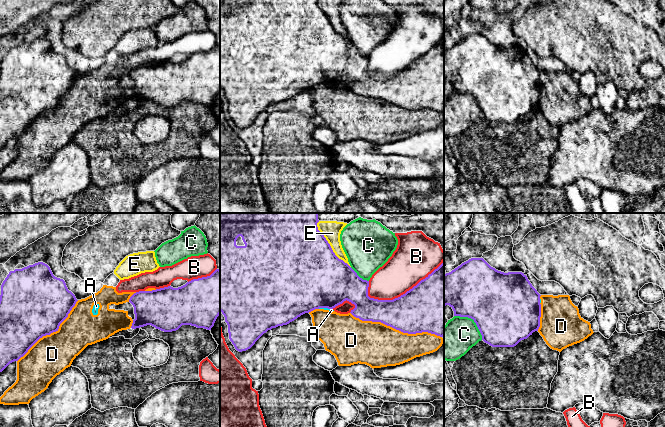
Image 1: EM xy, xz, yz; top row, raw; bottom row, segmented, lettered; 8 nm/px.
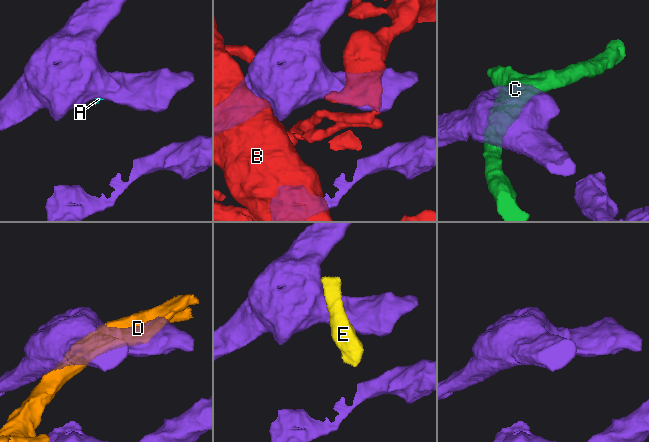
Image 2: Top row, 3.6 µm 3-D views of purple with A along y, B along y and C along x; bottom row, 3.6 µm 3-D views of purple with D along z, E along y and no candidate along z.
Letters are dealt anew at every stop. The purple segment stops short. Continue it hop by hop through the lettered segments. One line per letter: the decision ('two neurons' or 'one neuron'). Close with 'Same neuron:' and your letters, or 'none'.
A: two neurons
B: two neurons
C: two neurons
D: two neurons
E: two neurons
Same neuron: none

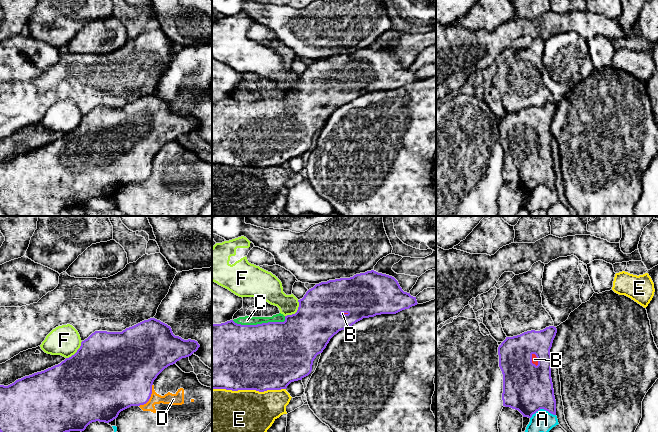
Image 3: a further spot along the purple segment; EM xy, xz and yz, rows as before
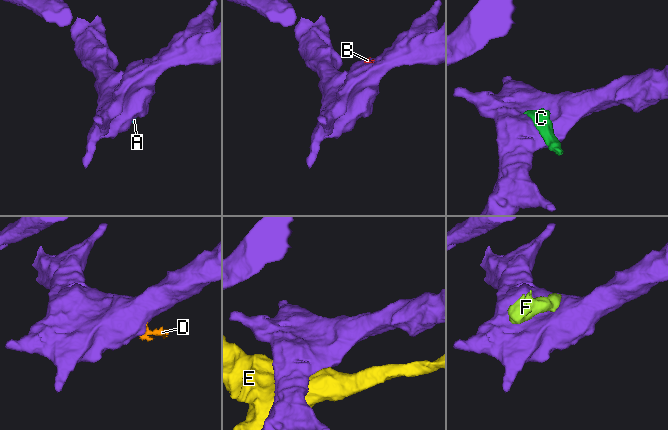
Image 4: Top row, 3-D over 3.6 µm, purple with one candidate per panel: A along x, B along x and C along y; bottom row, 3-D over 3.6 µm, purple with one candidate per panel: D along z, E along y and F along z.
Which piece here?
A: two neurons
B: one neuron
C: two neurons
D: two neurons
E: two neurons
F: two neurons
Same neuron: B

